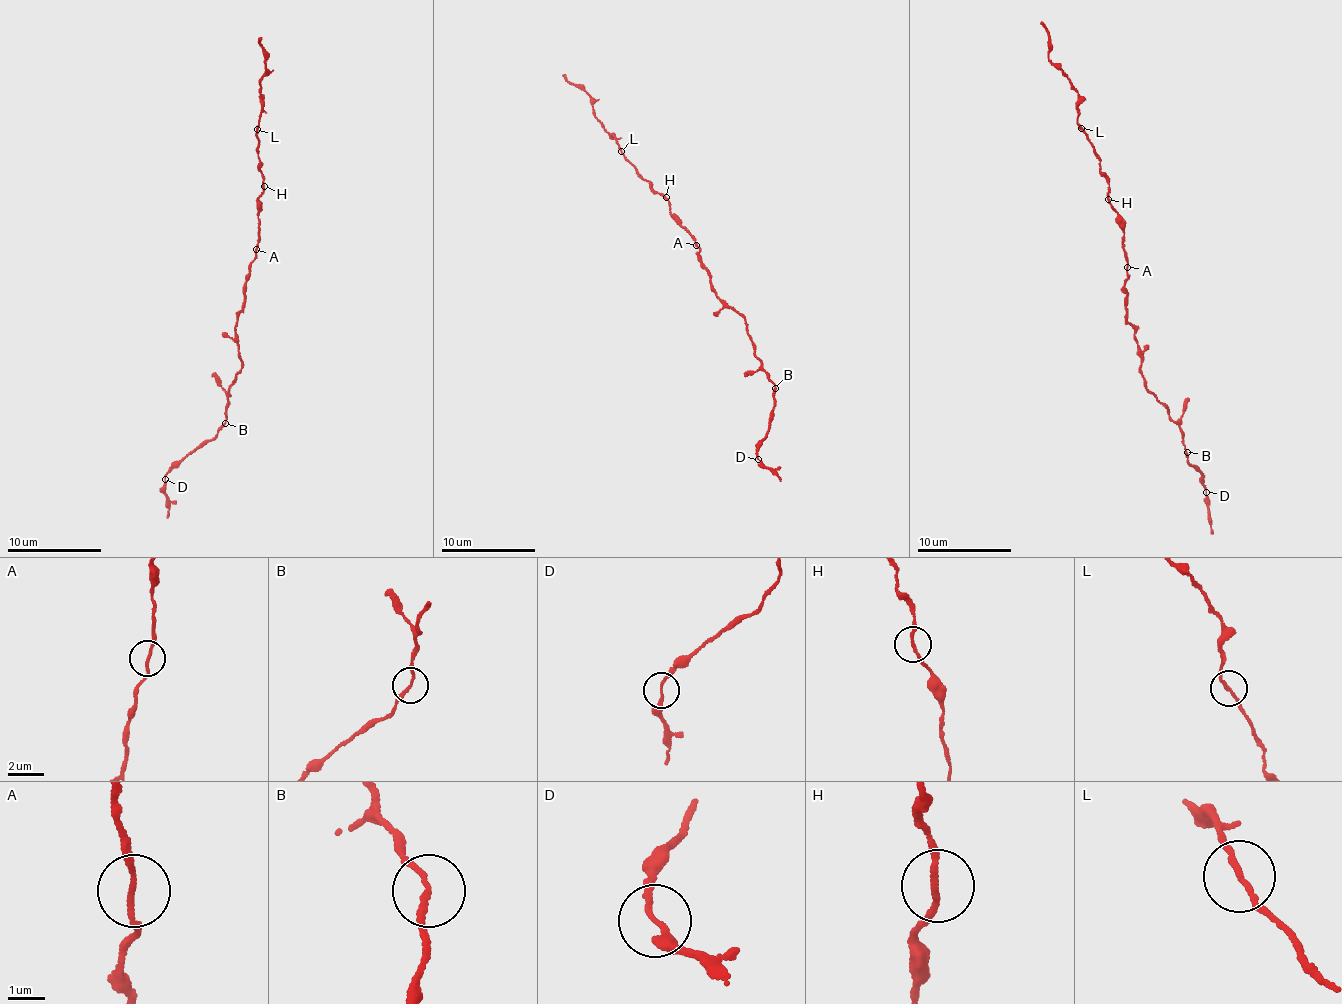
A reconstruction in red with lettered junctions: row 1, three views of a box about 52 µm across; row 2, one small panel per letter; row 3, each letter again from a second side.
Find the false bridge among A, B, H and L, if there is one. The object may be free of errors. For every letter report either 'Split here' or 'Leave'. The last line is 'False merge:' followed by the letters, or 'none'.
A: Leave
B: Leave
H: Leave
L: Leave
False merge: none

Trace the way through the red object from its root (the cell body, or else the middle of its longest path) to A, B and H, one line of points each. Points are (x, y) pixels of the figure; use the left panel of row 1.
A: (246, 282), (256, 249)
B: (246, 282), (244, 310), (234, 327), (241, 368), (229, 387), (226, 422)
H: (246, 282), (259, 243), (257, 197), (264, 186)

